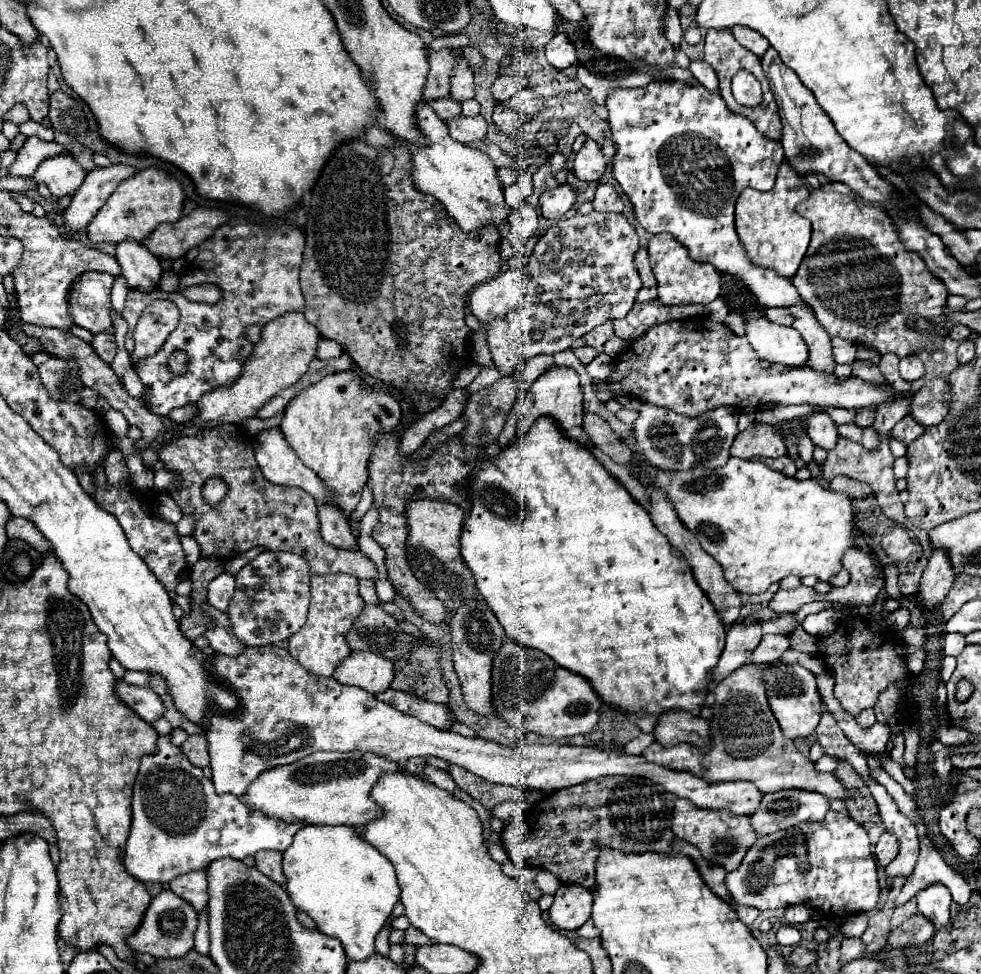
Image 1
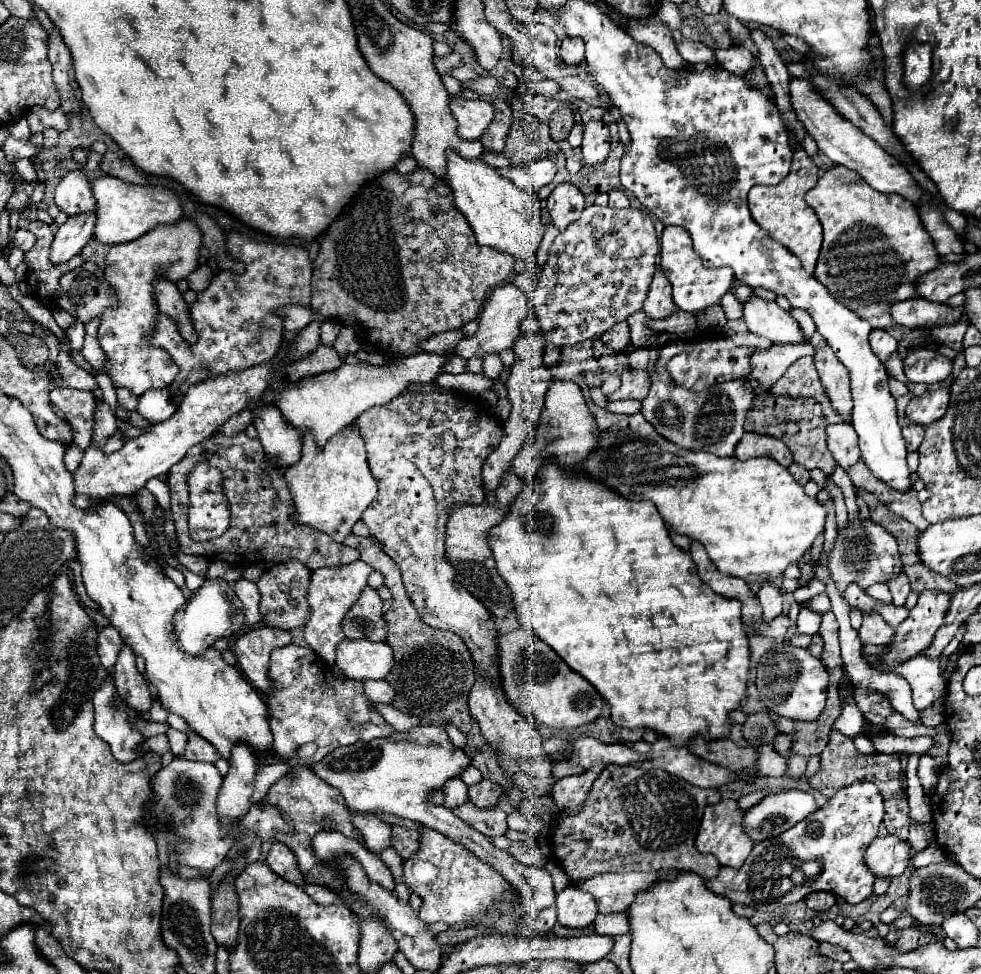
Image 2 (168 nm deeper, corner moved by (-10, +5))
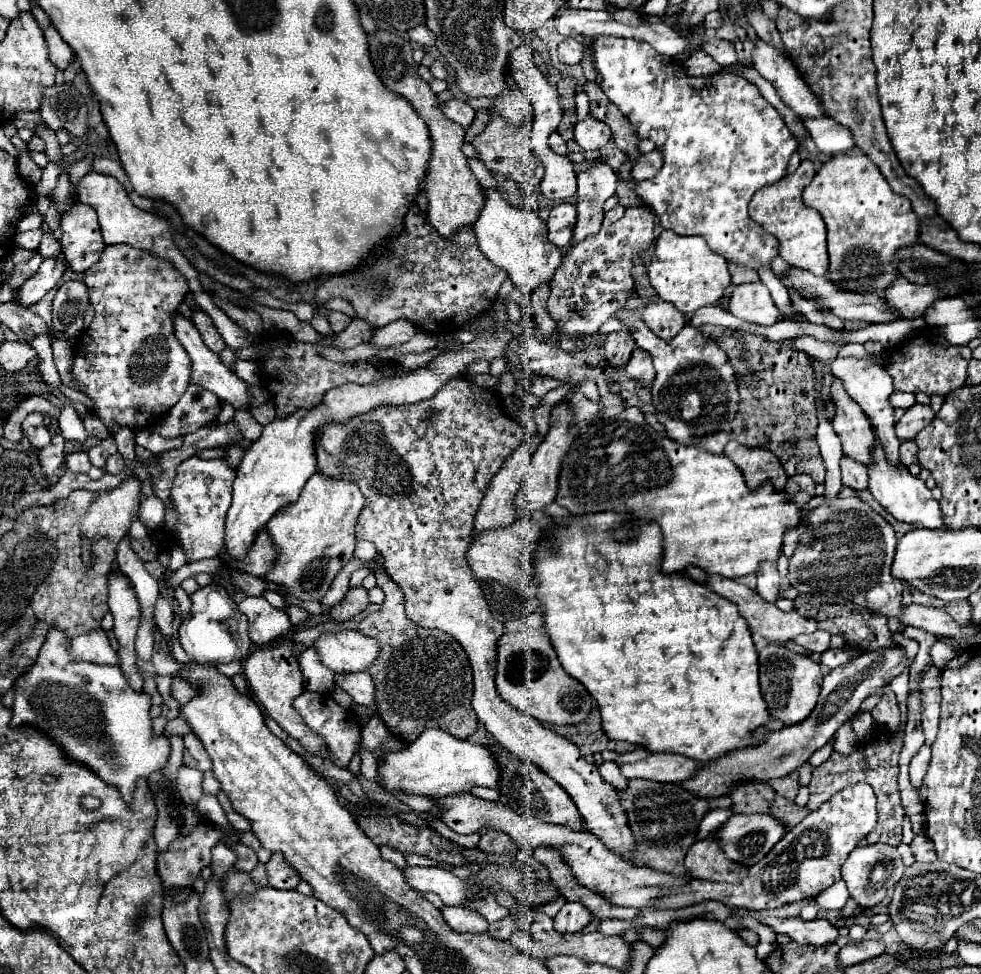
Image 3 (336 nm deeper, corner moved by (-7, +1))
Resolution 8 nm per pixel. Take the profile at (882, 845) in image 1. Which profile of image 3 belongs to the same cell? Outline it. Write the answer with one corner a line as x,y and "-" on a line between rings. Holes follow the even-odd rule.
887,844
859,846
849,854
847,862
841,866
841,874
843,874
843,880
847,884
849,898
855,900
855,904
865,908
865,910
881,904
887,890
893,888
901,880
903,872
905,872
905,866
901,862
901,856
899,856
897,848
887,846

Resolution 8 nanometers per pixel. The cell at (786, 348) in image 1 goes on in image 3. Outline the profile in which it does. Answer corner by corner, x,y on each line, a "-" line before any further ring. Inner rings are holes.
739,284
733,286
729,296
729,312
739,320
747,320
761,326
773,326
779,320
779,310
765,284

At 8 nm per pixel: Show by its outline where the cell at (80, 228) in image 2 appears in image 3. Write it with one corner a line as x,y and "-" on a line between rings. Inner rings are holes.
59,254
59,258
43,260
41,268
17,290
17,302
21,306
37,304
51,288
57,286
57,282
61,282
65,270
67,270
67,262
63,254

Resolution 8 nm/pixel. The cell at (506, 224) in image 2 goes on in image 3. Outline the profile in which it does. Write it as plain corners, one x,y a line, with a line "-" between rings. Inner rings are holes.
487,190
485,206
473,224
481,252
499,268
503,268
513,280
515,288
523,296
533,294
541,284
551,282
551,276
563,262
561,250
547,240
547,226
537,214
523,212
507,204
497,190

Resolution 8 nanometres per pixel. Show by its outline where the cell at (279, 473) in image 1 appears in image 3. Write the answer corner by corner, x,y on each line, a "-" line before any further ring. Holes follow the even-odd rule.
175,316
175,336
179,338
179,342
185,346
187,354
191,356
191,362
193,362
193,376
191,376
191,382
203,386
205,390
211,390
213,394
217,394
221,400
227,400
231,402
235,408
249,408
251,406
251,396
249,396
249,384
243,382
233,370
229,370
227,366
223,366
223,362
219,360
217,354
213,354
205,342
201,340
197,328
193,322
185,320
183,316

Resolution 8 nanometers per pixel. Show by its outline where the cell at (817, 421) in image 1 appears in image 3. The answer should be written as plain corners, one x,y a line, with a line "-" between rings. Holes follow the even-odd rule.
847,456
841,458
841,482
843,482
843,486
849,486
857,492
863,492
863,490
867,490
867,480
869,480
867,476
869,474
867,474
867,468
863,464
859,464

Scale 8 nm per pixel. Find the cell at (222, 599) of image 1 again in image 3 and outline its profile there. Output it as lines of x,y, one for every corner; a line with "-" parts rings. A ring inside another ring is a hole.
245,596
239,602
239,610
249,620
249,638
255,646
269,646
285,638
293,628
287,612
271,606
263,596

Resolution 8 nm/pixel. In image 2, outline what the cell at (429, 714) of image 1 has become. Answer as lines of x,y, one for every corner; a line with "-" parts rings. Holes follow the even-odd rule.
368,680
364,682
364,690
366,696
376,704
392,704
394,700
394,688
384,680

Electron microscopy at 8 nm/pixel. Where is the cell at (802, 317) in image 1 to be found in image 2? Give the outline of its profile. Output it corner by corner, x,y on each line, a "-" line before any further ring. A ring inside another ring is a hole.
814,332
808,342
814,346
814,366
820,374
820,380
832,400
832,408
844,416
846,422
850,422
850,410
852,410
852,398
850,398
850,374
846,374
846,368
838,362
838,356
830,346
826,346
826,340
822,334

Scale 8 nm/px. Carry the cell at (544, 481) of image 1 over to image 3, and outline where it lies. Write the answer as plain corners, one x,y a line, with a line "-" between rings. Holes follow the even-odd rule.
603,512
603,514
591,514
581,516
571,522
571,526
561,528
557,536
549,536
541,540
537,548
537,560
535,560
535,574
539,578
539,598
543,608
543,620
545,620
545,632
549,634
555,652
559,656
559,662
567,670
569,676
577,678
589,694
597,700
601,710
601,728
611,740
625,740
637,746
643,746
647,752
675,752
683,754
687,758
693,758
697,762
709,762
719,756
725,756
729,752
757,746
761,742
755,732
771,722
771,714
767,710
767,702
759,688
759,654
755,650
755,644
751,640
751,632
747,626
747,620
739,614
737,606
723,596
711,592
707,586
701,586
687,576
681,574
663,574
659,570
661,566
661,532
655,522
641,526
637,538
629,542
615,542
613,532
617,526
623,526
623,514
617,512

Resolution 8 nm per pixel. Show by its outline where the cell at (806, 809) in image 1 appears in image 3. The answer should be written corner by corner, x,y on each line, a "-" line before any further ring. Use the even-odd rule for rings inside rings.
733,814
713,834
731,862
753,866
781,840
785,828
771,814

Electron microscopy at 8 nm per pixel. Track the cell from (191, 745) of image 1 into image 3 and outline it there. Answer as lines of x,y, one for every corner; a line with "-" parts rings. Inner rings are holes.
185,734
185,750
183,750
183,762
195,770
207,772
211,770
211,758
207,754
207,750
203,748
201,740
195,734

